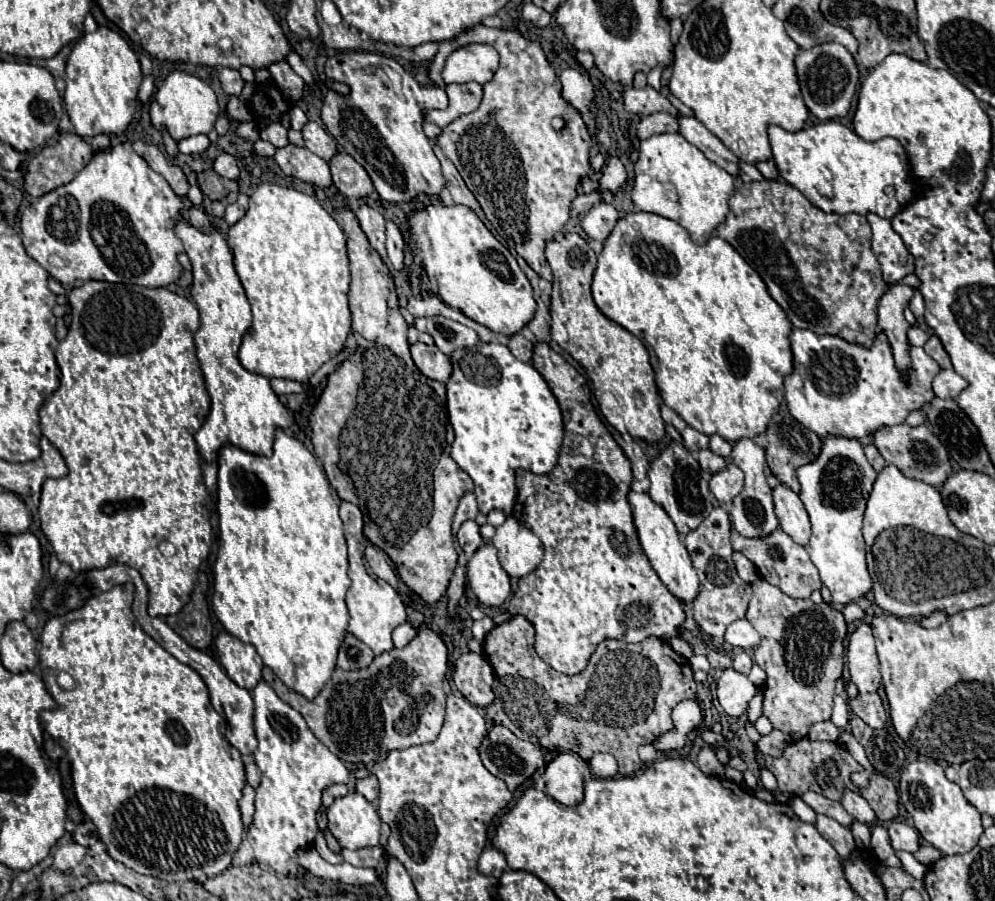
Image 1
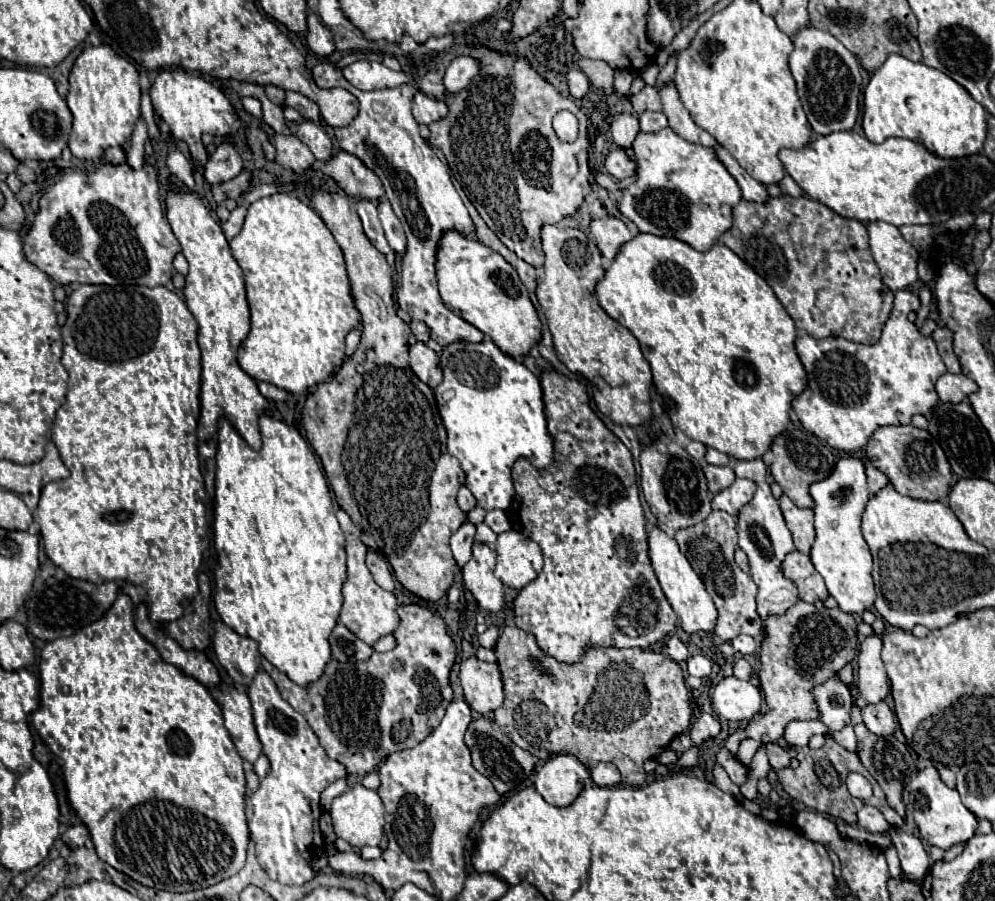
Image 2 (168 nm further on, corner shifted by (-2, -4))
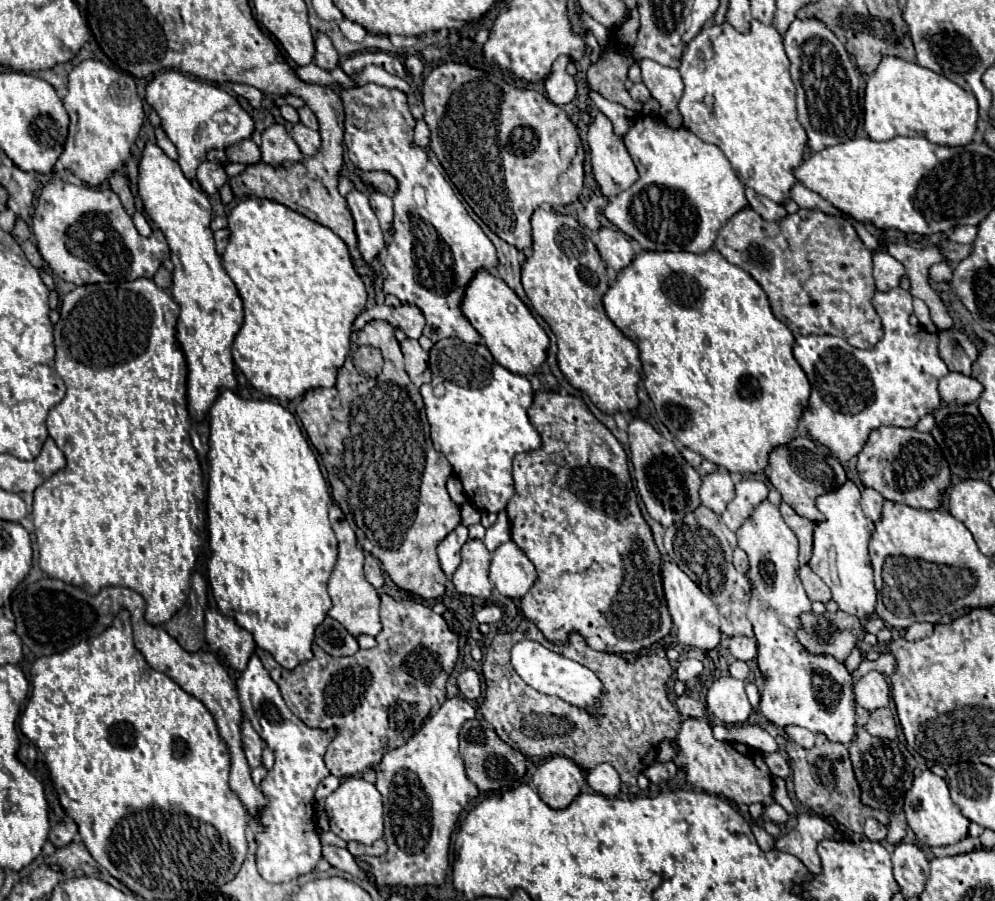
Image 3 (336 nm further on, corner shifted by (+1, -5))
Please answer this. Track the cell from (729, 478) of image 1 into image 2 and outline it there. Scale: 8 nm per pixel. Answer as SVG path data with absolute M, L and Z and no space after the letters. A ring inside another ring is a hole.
M735 479L735 483L731 487L727 487L727 489L713 495L711 505L713 505L713 509L723 509L723 511L727 511L729 515L735 517L739 513L739 509L747 501L751 501L753 493L755 493L755 483L753 481Z

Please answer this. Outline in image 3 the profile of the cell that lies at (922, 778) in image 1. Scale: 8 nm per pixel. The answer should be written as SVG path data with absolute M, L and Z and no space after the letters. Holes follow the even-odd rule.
M924 770L922 774L918 774L914 778L912 788L906 792L904 812L906 812L908 826L916 834L916 840L920 840L920 842L924 842L928 846L956 844L956 842L960 842L962 838L968 836L970 820L966 816L962 816L960 808L952 802L946 782L940 776L932 774L930 770Z

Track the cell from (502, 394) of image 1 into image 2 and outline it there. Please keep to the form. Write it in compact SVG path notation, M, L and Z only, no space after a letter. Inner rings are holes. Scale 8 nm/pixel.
M489 337L481 343L451 343L441 353L443 381L435 387L437 407L447 429L447 451L459 459L465 471L465 485L475 495L477 505L485 511L507 509L513 501L511 469L519 457L525 457L533 467L549 467L553 459L553 443L547 431L547 415L539 379L517 359L503 353Z

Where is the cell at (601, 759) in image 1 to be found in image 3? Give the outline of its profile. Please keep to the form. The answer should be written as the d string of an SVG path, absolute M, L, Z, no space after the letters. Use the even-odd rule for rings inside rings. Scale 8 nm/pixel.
M598 764L586 776L590 788L602 796L618 796L620 794L620 776L610 764Z

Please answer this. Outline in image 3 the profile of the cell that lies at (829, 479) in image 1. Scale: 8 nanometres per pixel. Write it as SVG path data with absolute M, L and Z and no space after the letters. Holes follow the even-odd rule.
M848 480L836 492L818 496L816 506L824 514L824 520L818 522L814 530L814 552L810 568L828 584L832 590L832 600L838 602L840 610L854 614L864 622L874 614L876 588L868 556L868 542L872 538L874 524L862 512L860 490L852 480Z

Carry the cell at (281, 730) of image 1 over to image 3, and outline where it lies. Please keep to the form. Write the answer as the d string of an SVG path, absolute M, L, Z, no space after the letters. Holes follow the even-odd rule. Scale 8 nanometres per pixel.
M252 654L246 670L238 676L236 690L246 712L250 712L250 708L254 710L262 728L262 732L258 734L276 756L274 768L260 784L270 804L260 810L258 818L250 820L250 828L254 830L258 840L258 870L268 882L290 882L302 874L314 872L322 857L312 802L316 786L330 774L324 764L324 752L332 742L332 736L336 736L336 728L308 728L300 718L296 718L282 700L276 682L270 678L268 670L262 666L256 654Z

